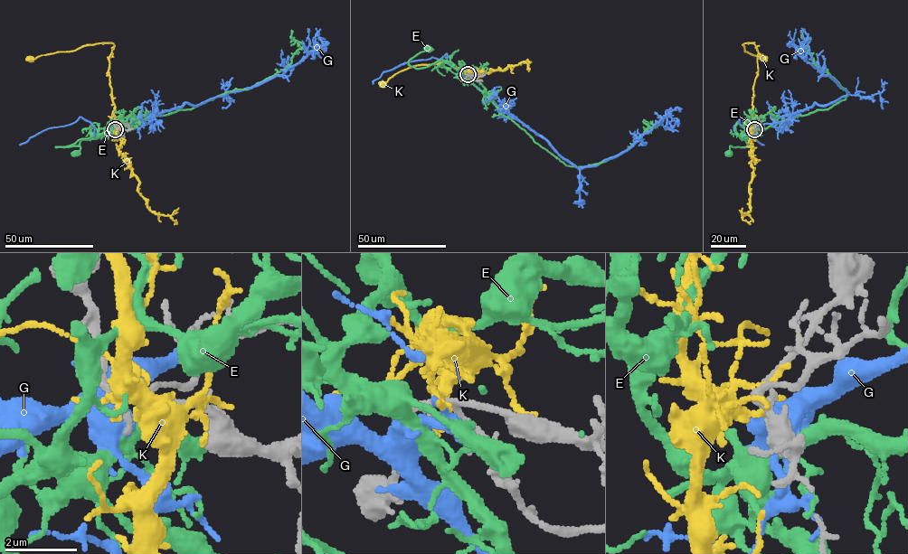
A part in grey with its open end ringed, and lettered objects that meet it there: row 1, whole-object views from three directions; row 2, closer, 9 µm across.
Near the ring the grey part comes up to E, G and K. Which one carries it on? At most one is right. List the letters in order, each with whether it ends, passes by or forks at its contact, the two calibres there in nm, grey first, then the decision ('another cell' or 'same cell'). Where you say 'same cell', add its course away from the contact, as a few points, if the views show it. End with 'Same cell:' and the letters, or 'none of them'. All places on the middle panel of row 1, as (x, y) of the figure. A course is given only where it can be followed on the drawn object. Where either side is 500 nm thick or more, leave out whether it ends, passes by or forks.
E: it forks there; 130 nm thick on the grey side, 280 nm on the other; same cell; it runs (468, 75), (443, 60), (420, 68), (408, 64), (420, 52), (433, 50), (429, 50)
G: it forks there; 120 nm thick on the grey side, 480 nm on the other; another cell
K: it forks there; 180 nm thick on the grey side, 150 nm on the other; another cell
Same cell: E

